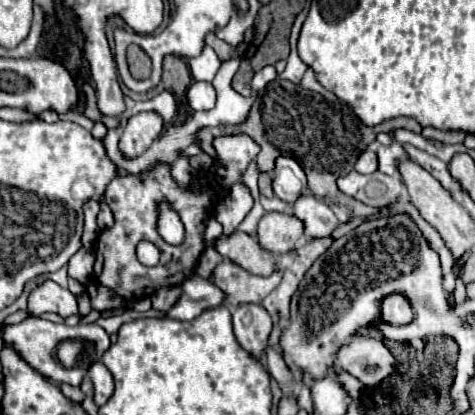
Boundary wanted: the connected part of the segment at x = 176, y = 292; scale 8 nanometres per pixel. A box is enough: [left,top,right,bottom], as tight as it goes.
[151,285,183,311]

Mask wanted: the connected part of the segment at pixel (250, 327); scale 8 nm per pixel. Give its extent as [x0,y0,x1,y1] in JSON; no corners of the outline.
[233,305,273,359]

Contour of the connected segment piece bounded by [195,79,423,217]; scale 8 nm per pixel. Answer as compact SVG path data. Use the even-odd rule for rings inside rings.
M275 79L263 91L257 93L257 99L251 107L251 115L247 117L247 123L237 123L235 127L205 127L203 131L197 131L195 139L201 151L215 159L215 151L211 147L213 137L227 135L227 133L245 133L261 147L257 155L259 171L271 171L277 159L277 149L285 149L285 153L291 155L305 171L309 189L317 199L345 205L349 207L353 217L369 217L373 213L379 213L379 209L371 209L351 197L345 197L337 189L337 179L341 173L347 173L355 165L357 157L367 149L367 145L377 137L377 133L381 131L389 133L397 127L405 127L417 135L421 135L421 129L423 129L411 117L397 117L397 119L383 121L375 127L367 127L345 103L329 103L319 93L305 91L301 85Z

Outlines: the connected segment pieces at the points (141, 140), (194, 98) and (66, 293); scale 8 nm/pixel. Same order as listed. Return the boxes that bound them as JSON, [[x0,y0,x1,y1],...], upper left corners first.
[[119,111,163,157],[187,83,215,111],[27,281,79,317]]

